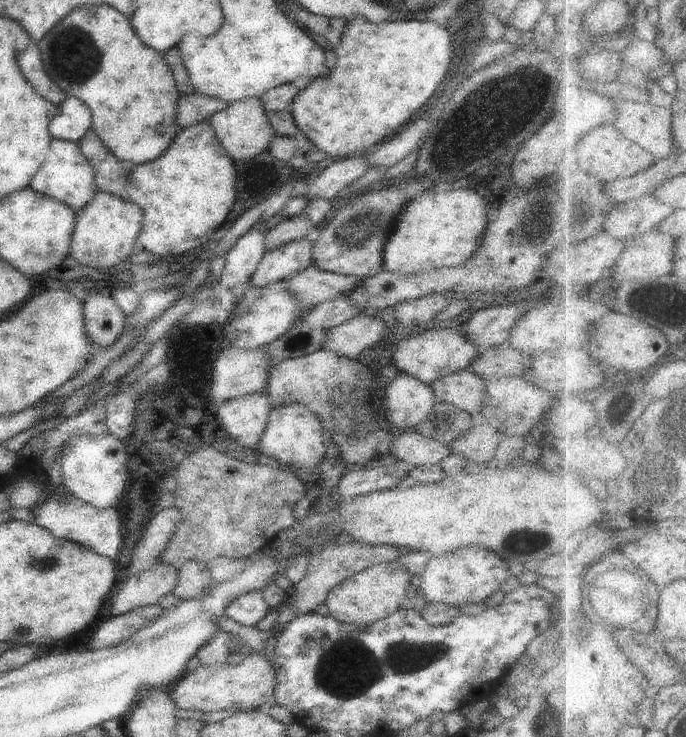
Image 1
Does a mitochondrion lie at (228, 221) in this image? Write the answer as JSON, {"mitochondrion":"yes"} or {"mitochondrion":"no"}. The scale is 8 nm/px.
{"mitochondrion":"no"}

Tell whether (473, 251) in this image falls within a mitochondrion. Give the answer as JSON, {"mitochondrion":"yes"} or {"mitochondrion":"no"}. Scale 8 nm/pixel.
{"mitochondrion":"no"}

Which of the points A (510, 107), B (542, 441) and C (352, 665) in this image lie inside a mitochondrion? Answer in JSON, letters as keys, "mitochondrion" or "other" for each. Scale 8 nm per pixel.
{"A":"mitochondrion","B":"other","C":"mitochondrion"}

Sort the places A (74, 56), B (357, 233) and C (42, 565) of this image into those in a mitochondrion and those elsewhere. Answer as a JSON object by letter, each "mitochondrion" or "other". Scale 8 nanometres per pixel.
{"A":"mitochondrion","B":"mitochondrion","C":"mitochondrion"}

